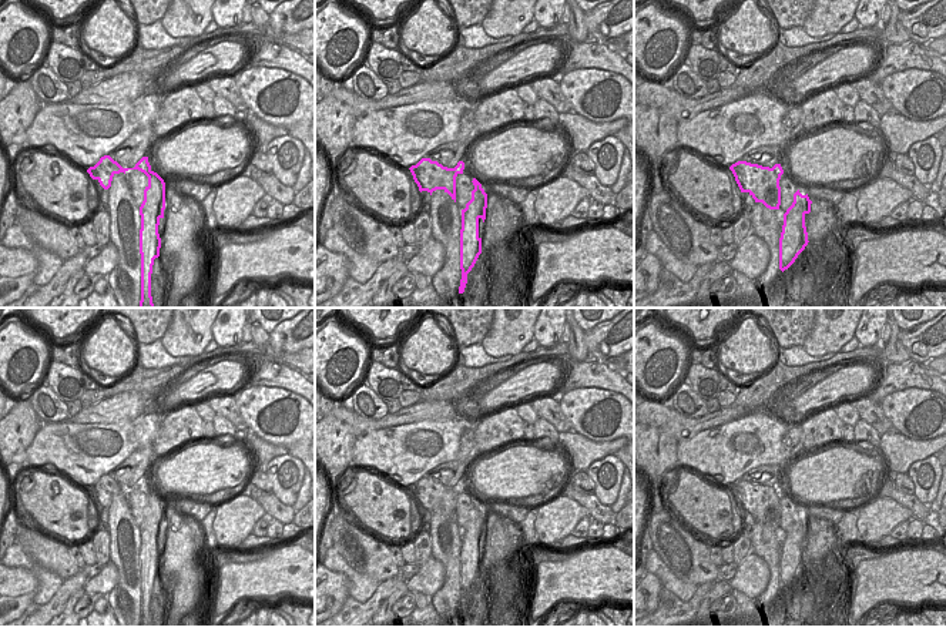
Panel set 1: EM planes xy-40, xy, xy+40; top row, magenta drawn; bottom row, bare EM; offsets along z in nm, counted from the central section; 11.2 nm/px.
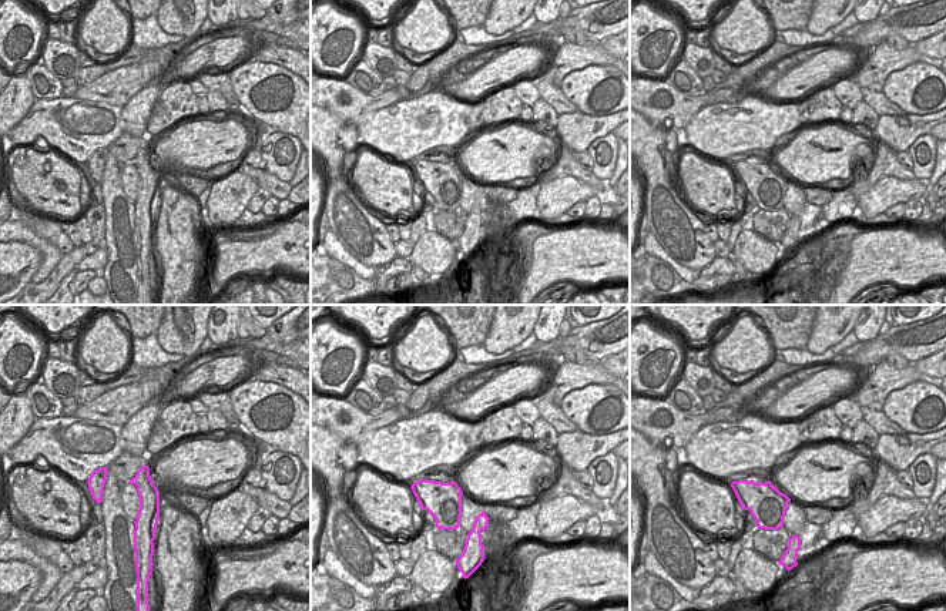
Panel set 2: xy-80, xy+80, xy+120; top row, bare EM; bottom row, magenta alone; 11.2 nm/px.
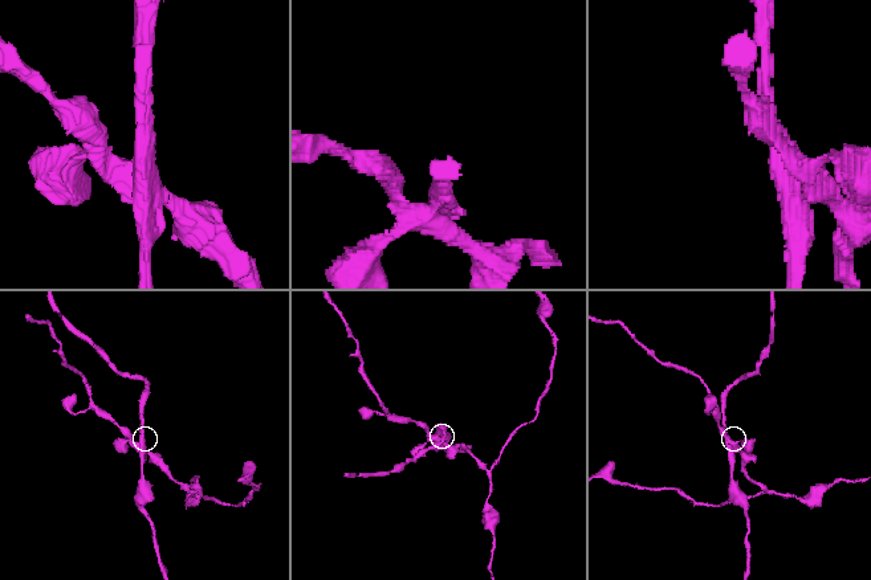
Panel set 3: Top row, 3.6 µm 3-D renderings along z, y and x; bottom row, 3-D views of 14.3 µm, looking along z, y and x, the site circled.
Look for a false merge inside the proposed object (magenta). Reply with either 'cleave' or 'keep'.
cleave

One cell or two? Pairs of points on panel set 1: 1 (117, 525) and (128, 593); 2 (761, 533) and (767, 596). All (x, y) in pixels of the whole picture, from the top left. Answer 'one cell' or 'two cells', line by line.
1: one cell
2: one cell

